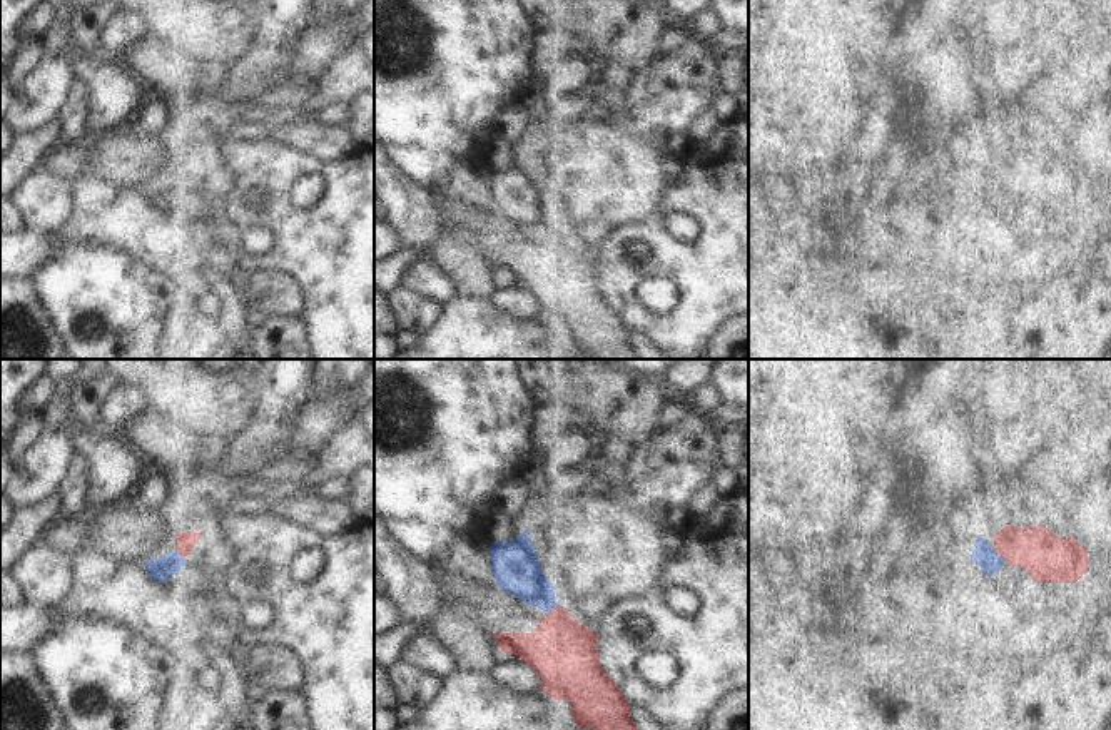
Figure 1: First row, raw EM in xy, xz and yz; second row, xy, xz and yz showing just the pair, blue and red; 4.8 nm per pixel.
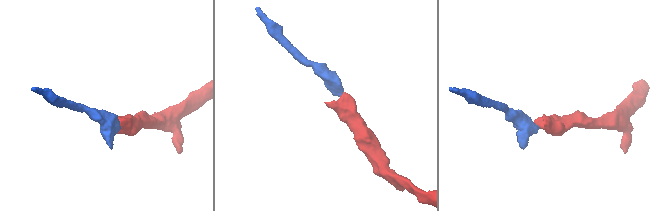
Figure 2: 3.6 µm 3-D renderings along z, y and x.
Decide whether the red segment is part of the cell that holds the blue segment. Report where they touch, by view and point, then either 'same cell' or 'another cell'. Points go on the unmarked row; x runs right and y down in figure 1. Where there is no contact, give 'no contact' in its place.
contact yz (999, 181); another cell

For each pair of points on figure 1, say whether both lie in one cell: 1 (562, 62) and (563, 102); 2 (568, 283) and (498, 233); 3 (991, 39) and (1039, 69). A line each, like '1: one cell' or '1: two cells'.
1: two cells
2: one cell
3: one cell

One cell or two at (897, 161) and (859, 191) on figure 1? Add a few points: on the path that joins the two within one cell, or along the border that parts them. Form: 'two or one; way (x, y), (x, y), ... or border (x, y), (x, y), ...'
one; way (887, 169), (874, 172), (866, 181)

